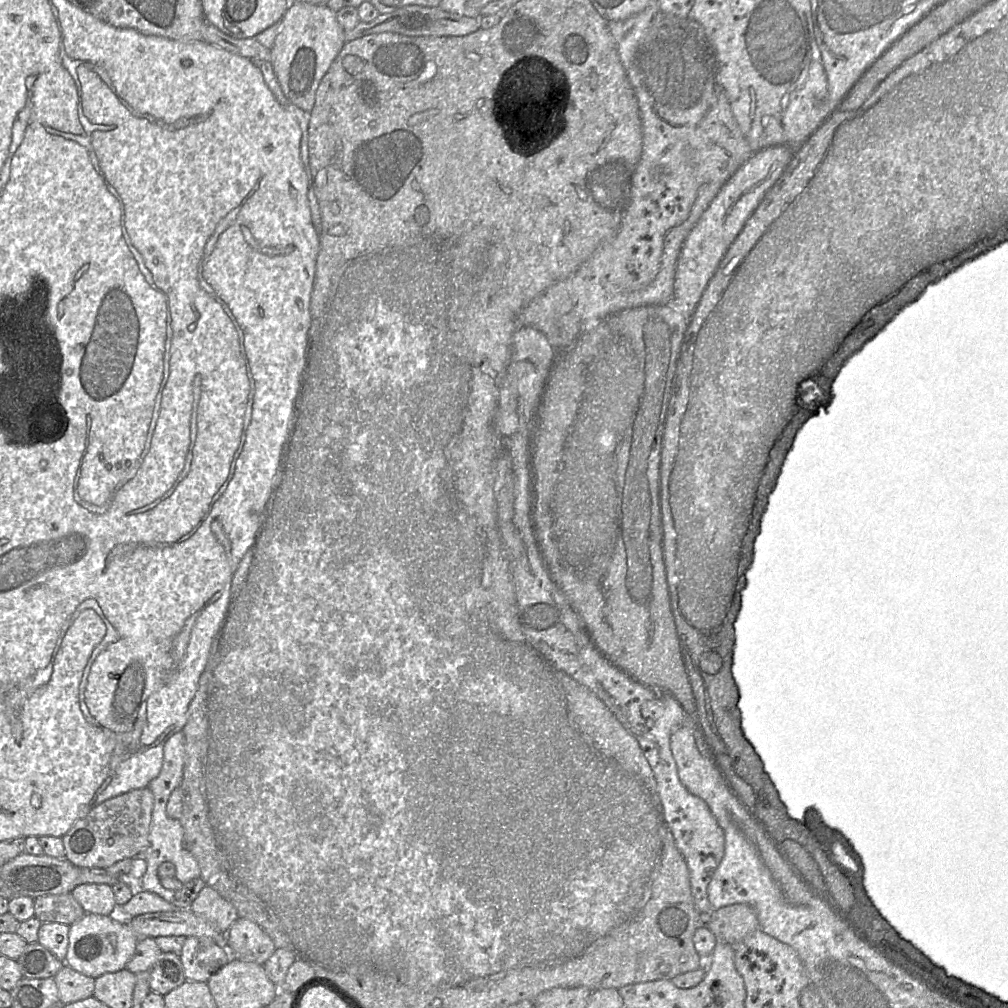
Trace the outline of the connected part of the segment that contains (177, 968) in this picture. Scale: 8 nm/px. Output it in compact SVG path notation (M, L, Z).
M161 953L150 970L150 990L162 996L181 986L186 981L180 956L175 953Z

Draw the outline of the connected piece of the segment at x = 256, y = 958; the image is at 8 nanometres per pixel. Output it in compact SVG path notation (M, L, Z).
M241 917L227 931L225 946L231 957L260 965L276 950L273 940L257 923Z

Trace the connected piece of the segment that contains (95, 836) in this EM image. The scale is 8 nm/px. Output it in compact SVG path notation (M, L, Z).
M145 787L115 796L95 806L62 837L65 858L79 868L107 869L120 860L141 856L148 846L153 801L151 790Z

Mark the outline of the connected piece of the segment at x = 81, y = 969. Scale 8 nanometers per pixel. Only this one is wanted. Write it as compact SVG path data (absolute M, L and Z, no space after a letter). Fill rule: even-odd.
M85 914L69 928L69 945L65 965L79 973L98 978L105 973L117 972L127 967L140 938L119 915Z

